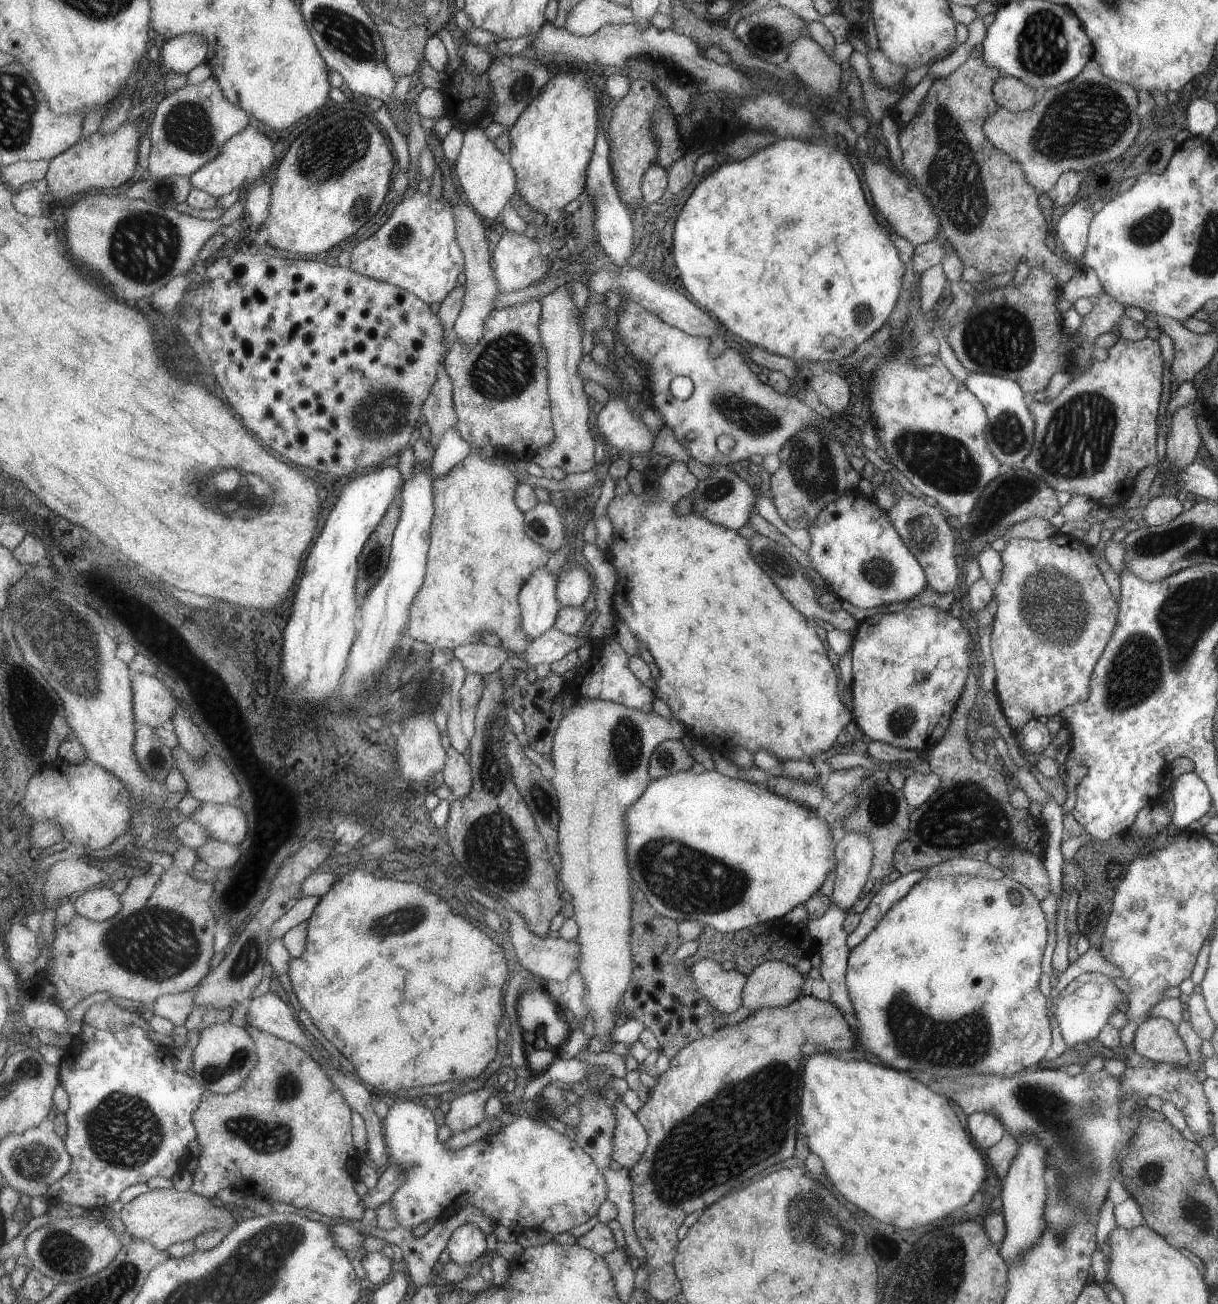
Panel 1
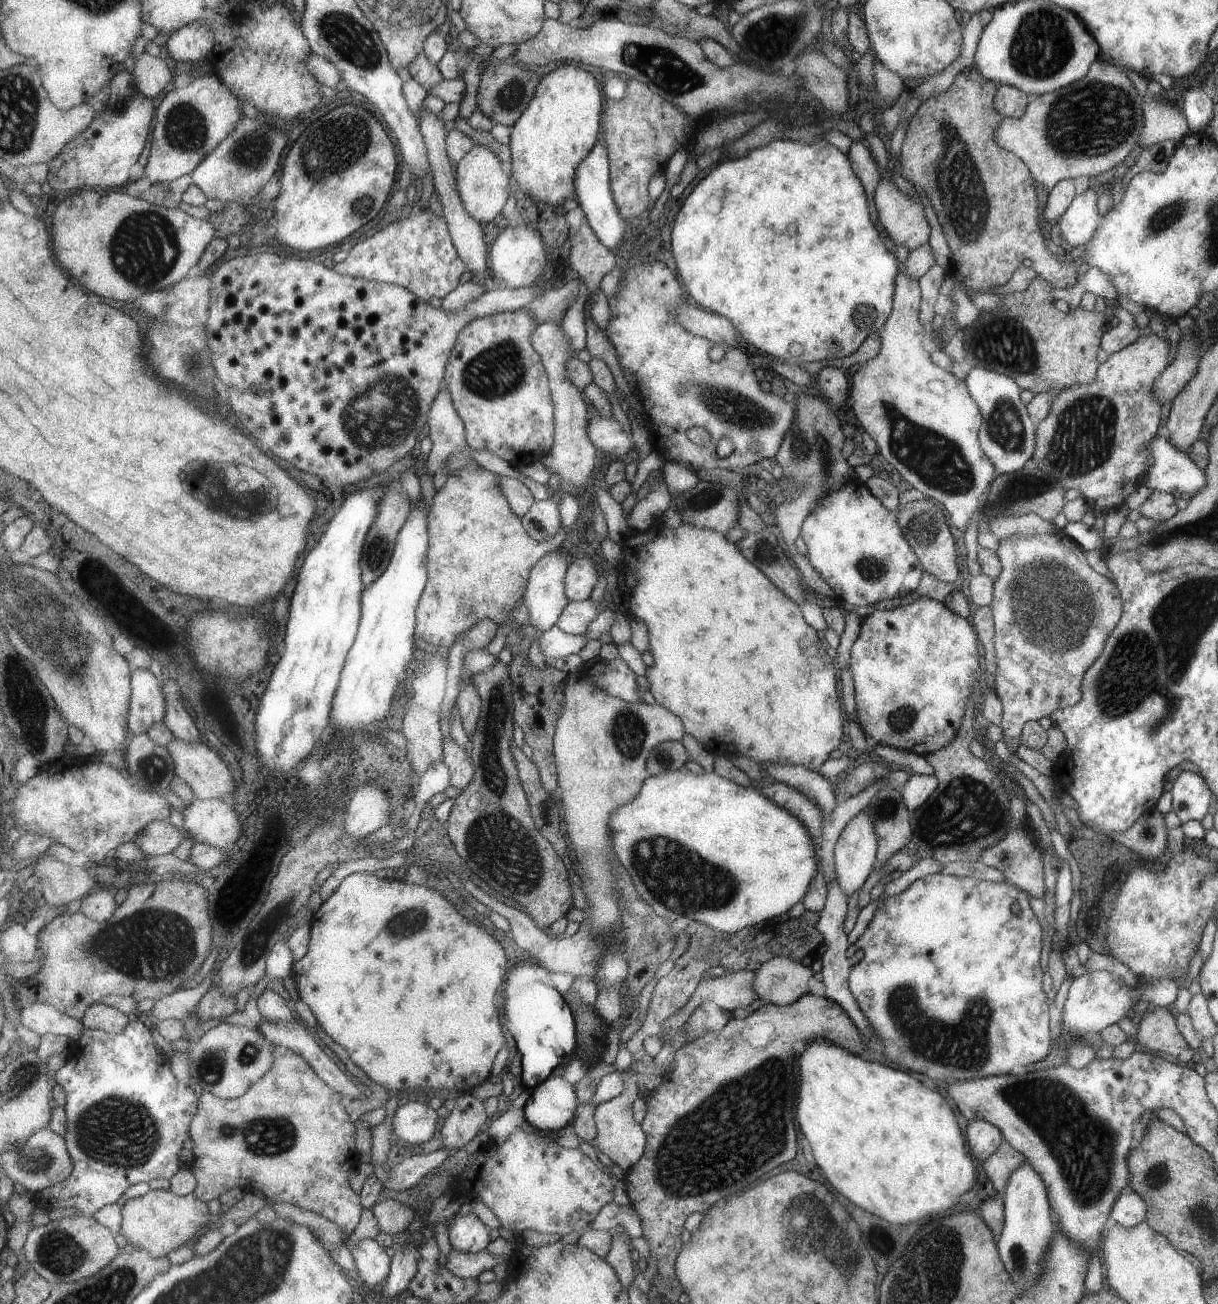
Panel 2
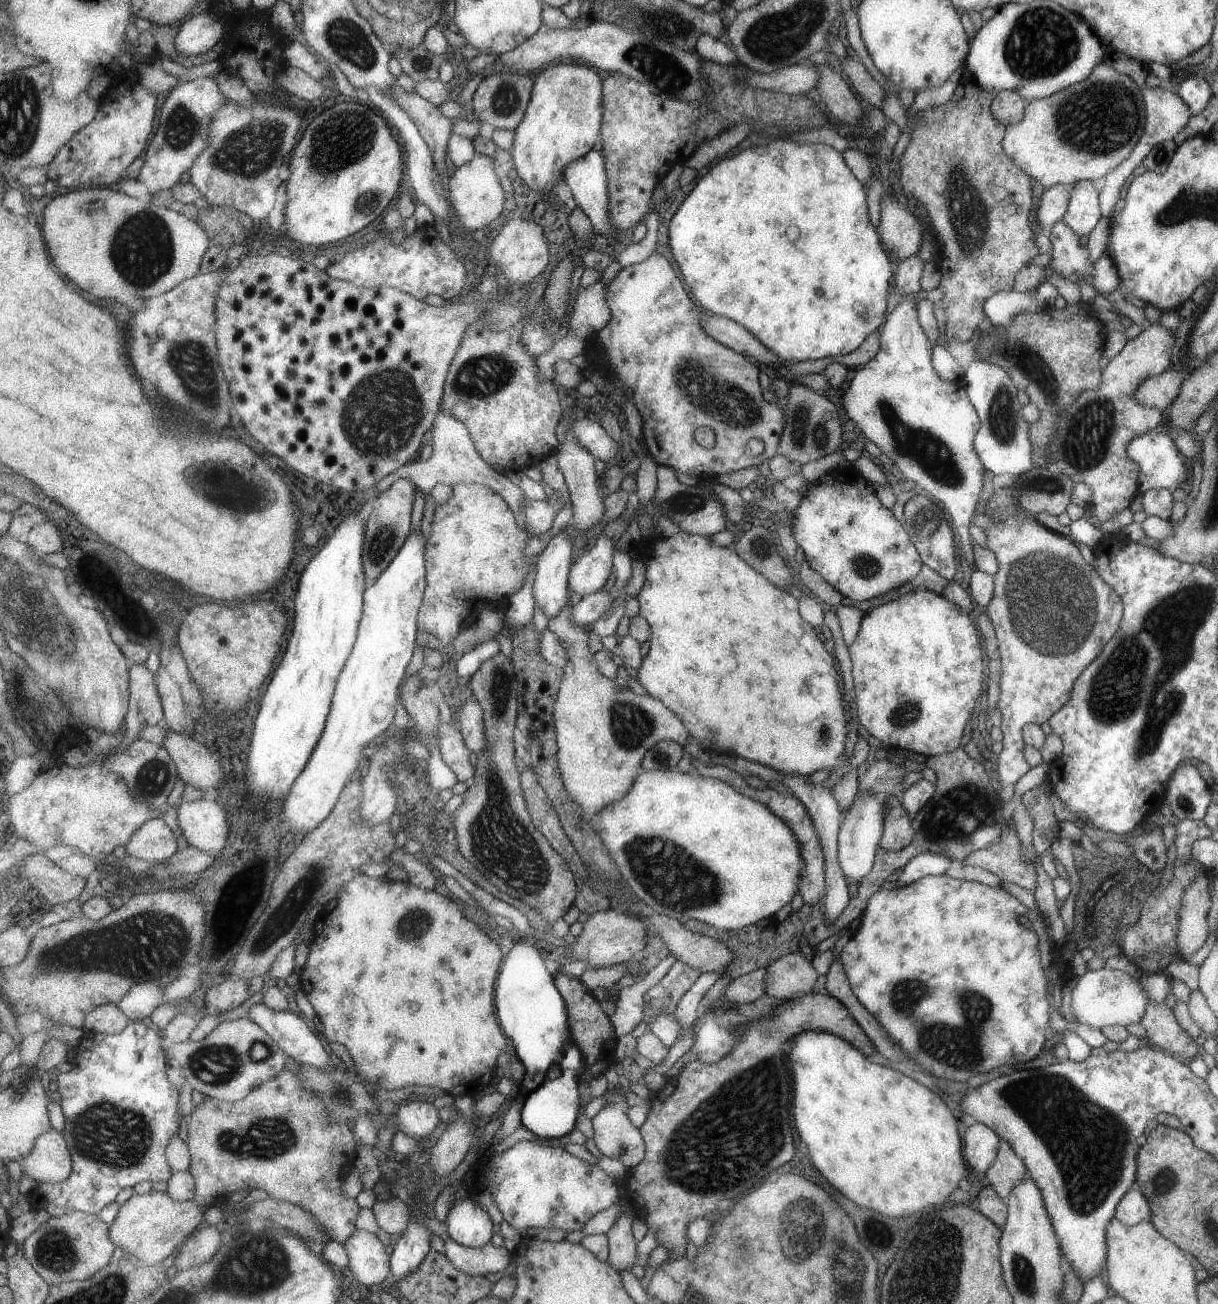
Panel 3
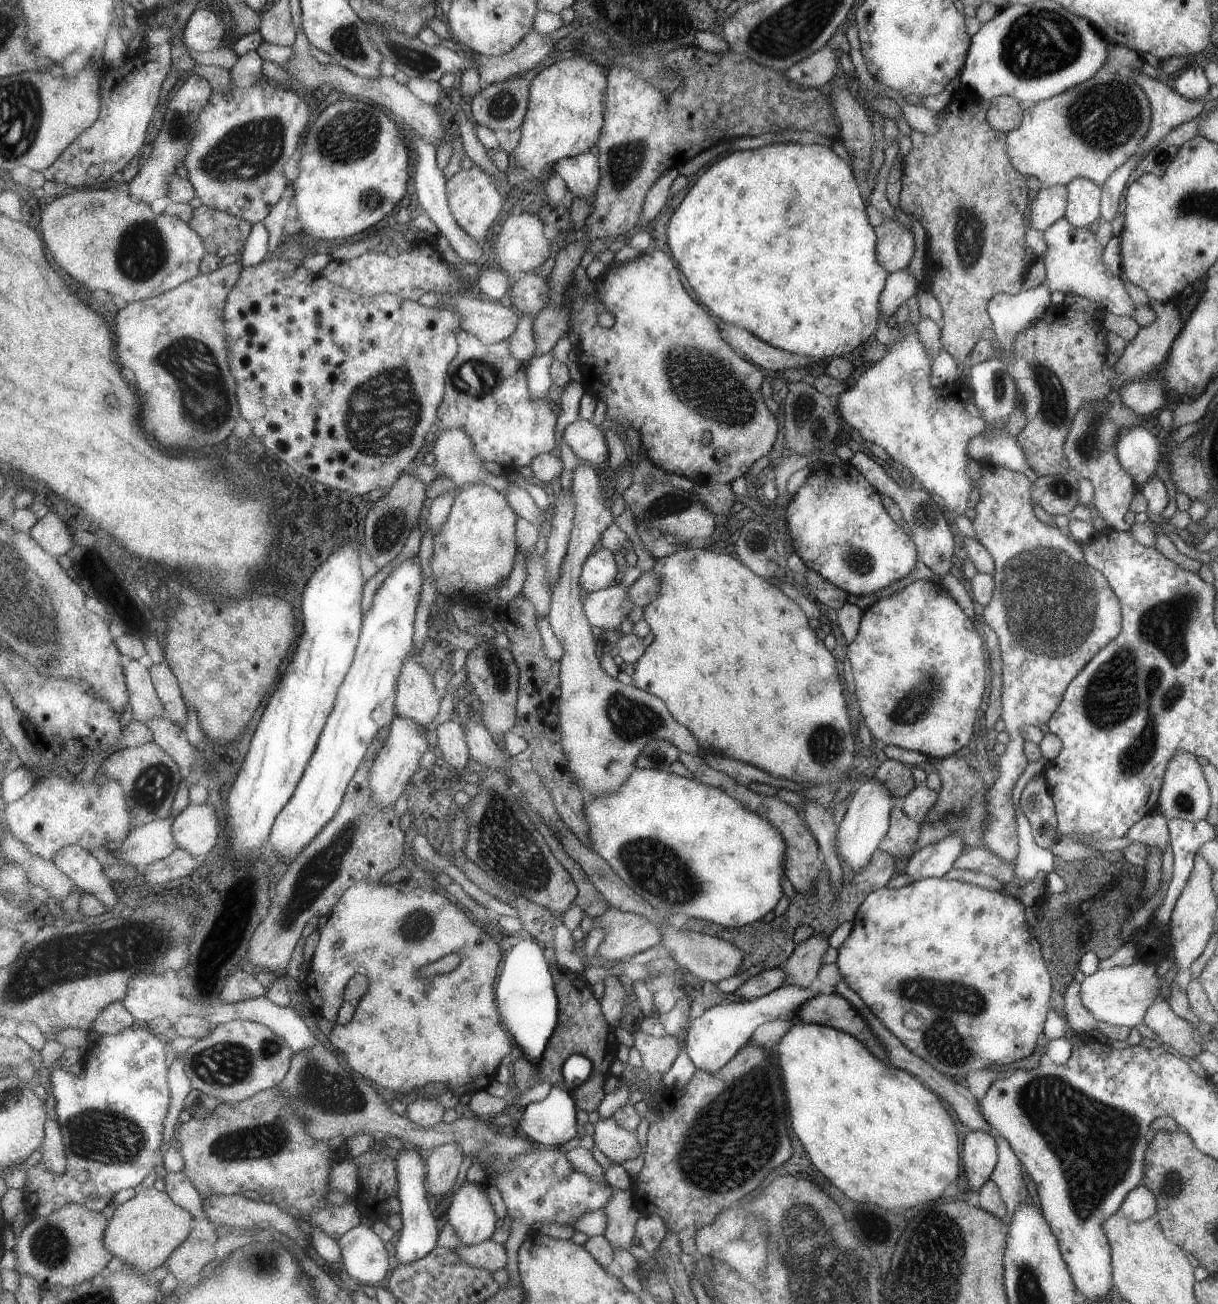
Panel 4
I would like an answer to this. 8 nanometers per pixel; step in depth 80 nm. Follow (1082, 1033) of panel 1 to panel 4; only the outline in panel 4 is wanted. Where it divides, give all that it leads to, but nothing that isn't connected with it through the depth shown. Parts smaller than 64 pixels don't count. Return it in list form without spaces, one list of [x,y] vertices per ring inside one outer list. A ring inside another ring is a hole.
[[[1133,962],[1129,966],[1098,969],[1084,976],[1079,983],[1079,1002],[1096,1021],[1131,1029],[1142,1023],[1145,1012],[1158,1000],[1161,984],[1157,980],[1156,966]]]

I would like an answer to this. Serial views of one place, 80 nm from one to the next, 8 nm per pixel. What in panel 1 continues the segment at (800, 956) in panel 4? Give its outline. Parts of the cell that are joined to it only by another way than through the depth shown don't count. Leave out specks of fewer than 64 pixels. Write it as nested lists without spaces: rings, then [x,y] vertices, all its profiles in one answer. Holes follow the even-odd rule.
[[[768,960],[758,964],[747,976],[740,997],[742,1006],[751,1011],[761,1007],[791,1004],[803,988],[807,974],[783,961]]]

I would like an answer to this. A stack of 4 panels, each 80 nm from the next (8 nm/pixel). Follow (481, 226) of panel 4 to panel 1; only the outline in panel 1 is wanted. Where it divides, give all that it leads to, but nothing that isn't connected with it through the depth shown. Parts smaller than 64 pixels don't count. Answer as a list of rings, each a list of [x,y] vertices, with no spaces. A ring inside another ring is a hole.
[[[474,125],[465,130],[465,144],[454,167],[463,192],[472,207],[483,218],[497,218],[518,190],[518,178],[512,162],[487,138],[485,130]]]

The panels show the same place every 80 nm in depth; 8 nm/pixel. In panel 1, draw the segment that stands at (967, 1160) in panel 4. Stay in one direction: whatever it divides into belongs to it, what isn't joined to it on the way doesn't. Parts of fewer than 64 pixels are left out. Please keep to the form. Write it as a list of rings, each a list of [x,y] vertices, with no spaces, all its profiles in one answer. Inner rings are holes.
[[[971,1113],[966,1120],[965,1126],[972,1136],[973,1144],[981,1151],[986,1151],[995,1144],[1003,1134],[1004,1126],[989,1113]]]

